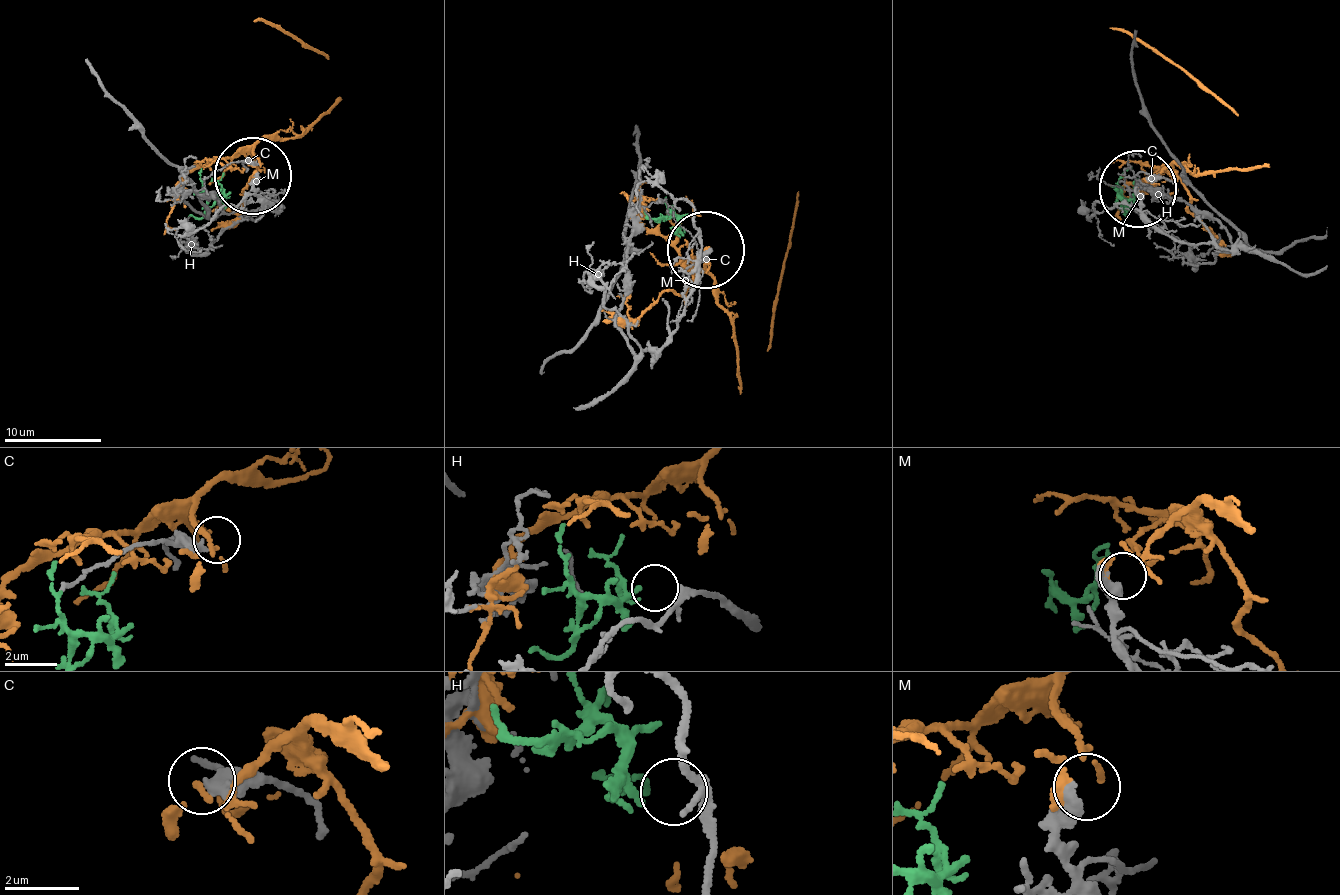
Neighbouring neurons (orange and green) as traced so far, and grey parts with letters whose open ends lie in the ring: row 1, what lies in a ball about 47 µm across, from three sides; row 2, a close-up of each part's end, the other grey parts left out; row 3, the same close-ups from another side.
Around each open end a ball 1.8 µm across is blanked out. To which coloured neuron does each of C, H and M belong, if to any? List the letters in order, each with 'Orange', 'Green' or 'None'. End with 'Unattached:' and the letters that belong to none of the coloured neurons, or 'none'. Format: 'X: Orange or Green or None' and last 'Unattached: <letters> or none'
C: None
H: None
M: None
Unattached: C, H, M

